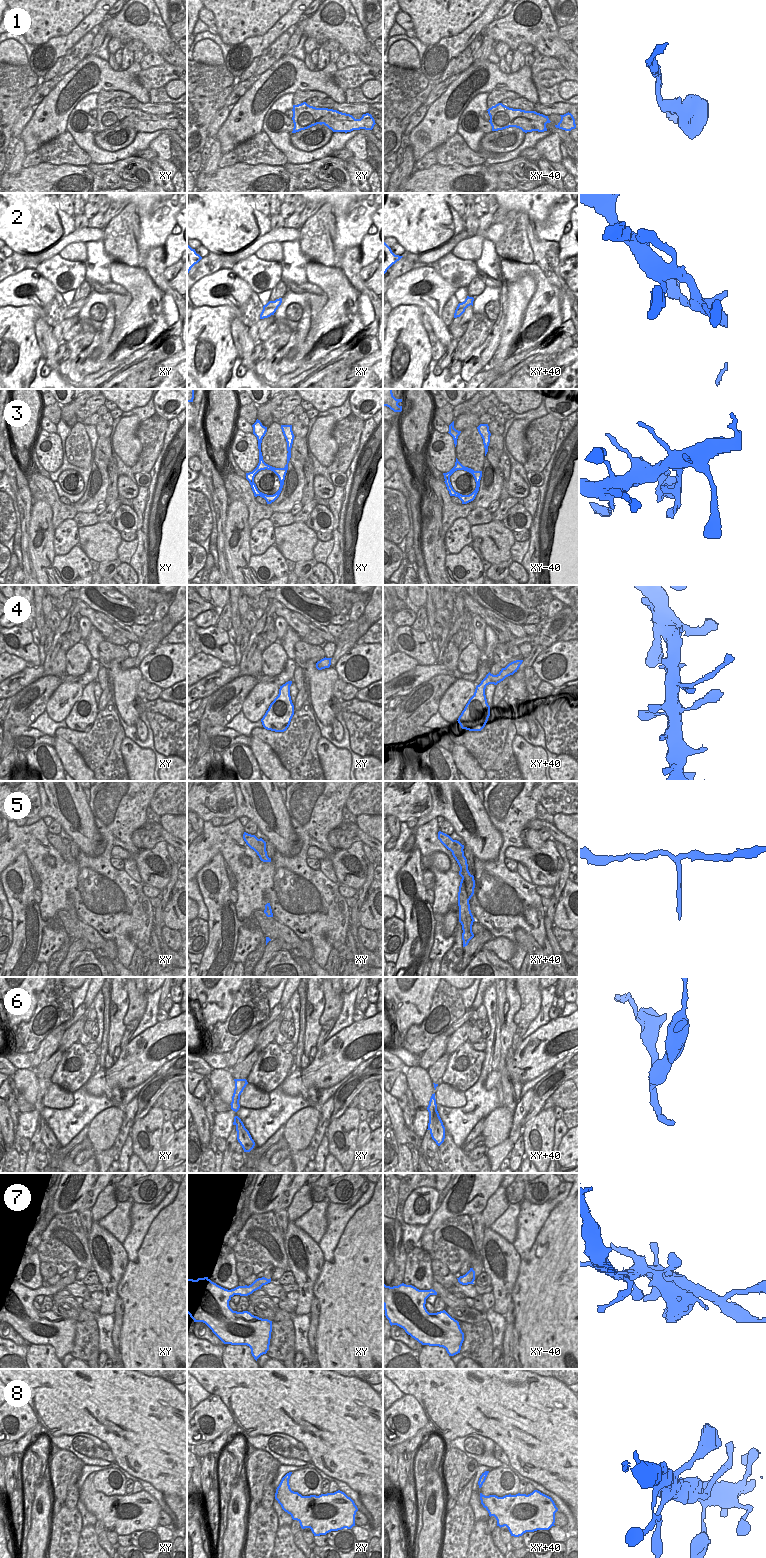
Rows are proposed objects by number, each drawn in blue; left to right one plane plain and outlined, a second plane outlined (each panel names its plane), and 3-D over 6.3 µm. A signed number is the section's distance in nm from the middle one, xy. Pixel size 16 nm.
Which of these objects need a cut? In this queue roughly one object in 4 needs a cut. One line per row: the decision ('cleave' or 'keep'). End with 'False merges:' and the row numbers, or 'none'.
1: keep
2: keep
3: keep
4: keep
5: cleave
6: cleave
7: cleave
8: keep
False merges: 5, 6, 7

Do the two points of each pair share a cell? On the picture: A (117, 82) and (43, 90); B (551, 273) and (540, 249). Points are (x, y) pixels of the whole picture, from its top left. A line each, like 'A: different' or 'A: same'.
A: different
B: same

